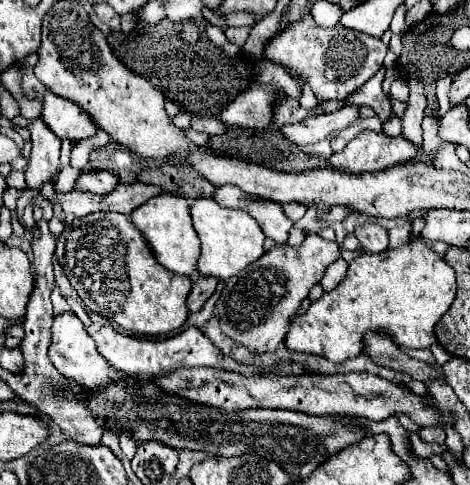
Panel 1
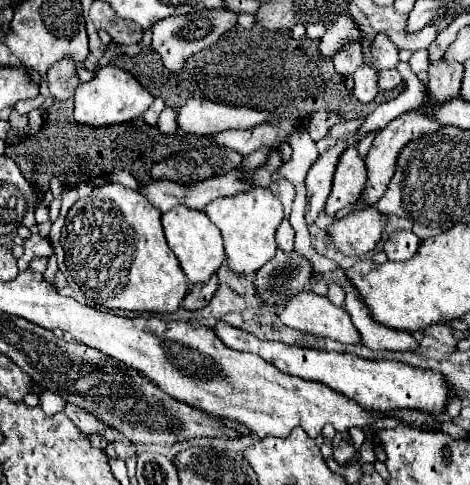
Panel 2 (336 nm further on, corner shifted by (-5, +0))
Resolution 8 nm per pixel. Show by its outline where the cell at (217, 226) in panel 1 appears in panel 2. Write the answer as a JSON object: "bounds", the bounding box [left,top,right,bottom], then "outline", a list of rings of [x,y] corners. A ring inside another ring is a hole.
{"bounds":[204,188,284,274],"outline":[[[252,188],[246,192],[238,192],[234,196],[216,198],[206,208],[204,214],[210,222],[222,232],[226,264],[234,274],[254,274],[262,268],[276,252],[274,232],[284,218],[280,200],[266,188]]]}

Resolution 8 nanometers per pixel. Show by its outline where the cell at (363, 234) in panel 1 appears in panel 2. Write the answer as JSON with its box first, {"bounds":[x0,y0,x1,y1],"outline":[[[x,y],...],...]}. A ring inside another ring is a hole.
{"bounds":[384,230,420,260],"outline":[[[396,230],[384,240],[384,252],[388,260],[408,260],[416,254],[420,238],[412,230]]]}

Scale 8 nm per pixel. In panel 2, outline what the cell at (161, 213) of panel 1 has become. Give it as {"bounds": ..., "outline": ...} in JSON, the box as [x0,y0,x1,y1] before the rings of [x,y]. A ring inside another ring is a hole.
{"bounds":[162,206,226,284],"outline":[[[174,206],[166,214],[162,214],[162,226],[164,226],[168,246],[176,254],[176,258],[180,260],[180,266],[182,266],[184,274],[188,276],[188,280],[192,284],[206,284],[210,280],[210,276],[226,260],[224,246],[222,246],[222,236],[218,232],[218,228],[214,228],[210,224],[210,220],[204,212],[190,210],[186,206]]]}

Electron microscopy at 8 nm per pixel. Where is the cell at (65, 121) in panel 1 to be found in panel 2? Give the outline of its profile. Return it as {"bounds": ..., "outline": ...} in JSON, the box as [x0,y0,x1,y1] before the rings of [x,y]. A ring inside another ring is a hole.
{"bounds":[74,66,154,126],"outline":[[[102,66],[96,74],[94,80],[80,84],[76,88],[74,96],[74,120],[78,124],[86,126],[112,126],[112,124],[122,124],[128,120],[134,120],[142,116],[150,106],[154,98],[150,92],[146,92],[134,78],[132,74],[124,72],[122,68],[116,66]]]}

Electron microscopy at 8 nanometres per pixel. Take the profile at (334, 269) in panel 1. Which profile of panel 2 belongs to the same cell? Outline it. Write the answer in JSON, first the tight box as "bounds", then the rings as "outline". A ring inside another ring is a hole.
{"bounds":[326,282,346,306],"outline":[[[330,282],[330,284],[328,284],[328,294],[326,294],[326,298],[328,298],[332,304],[336,304],[336,306],[344,306],[346,292],[344,292],[344,288],[342,288],[340,284]]]}

